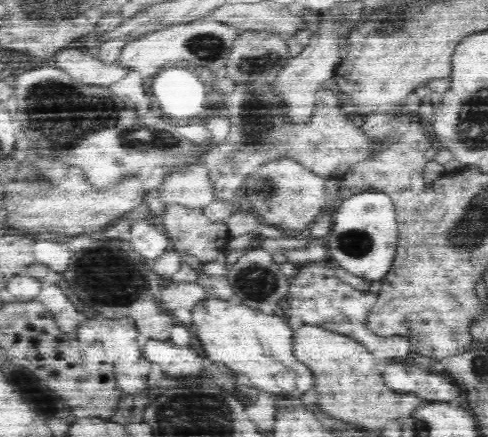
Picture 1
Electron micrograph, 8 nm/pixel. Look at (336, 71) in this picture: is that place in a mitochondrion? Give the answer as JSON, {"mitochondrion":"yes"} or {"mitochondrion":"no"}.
{"mitochondrion":"no"}

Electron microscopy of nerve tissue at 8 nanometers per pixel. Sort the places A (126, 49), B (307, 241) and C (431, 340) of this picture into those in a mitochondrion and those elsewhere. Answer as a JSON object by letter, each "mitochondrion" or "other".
{"A":"other","B":"other","C":"other"}

